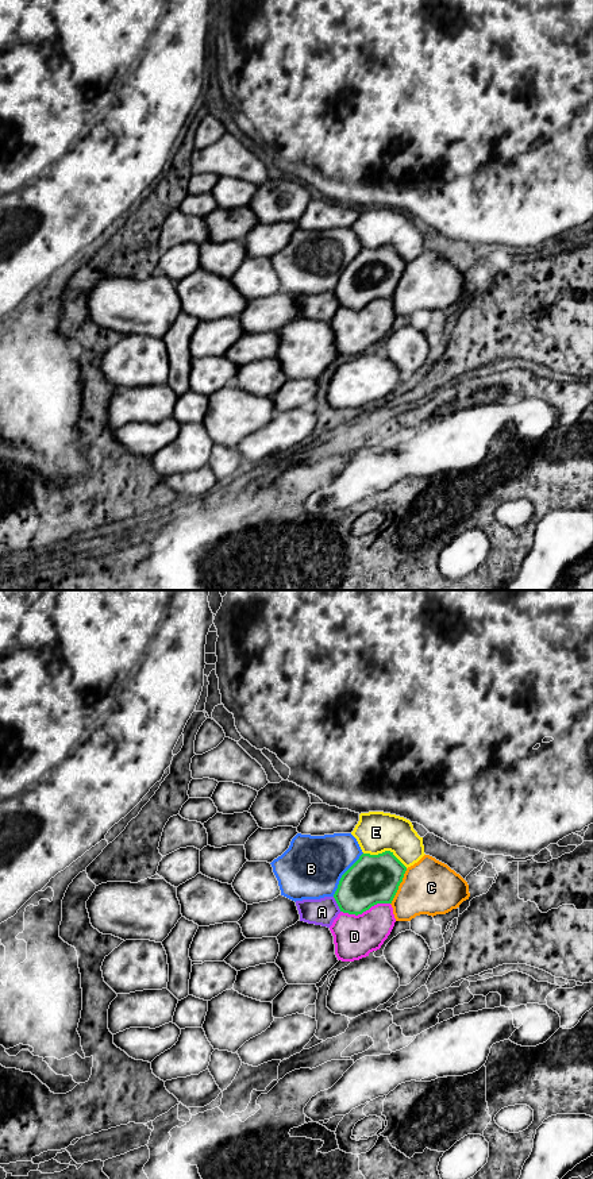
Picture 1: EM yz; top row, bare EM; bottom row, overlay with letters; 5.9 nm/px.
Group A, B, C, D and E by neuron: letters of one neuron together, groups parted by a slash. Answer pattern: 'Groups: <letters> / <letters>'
Groups: A / B / C / D / E

